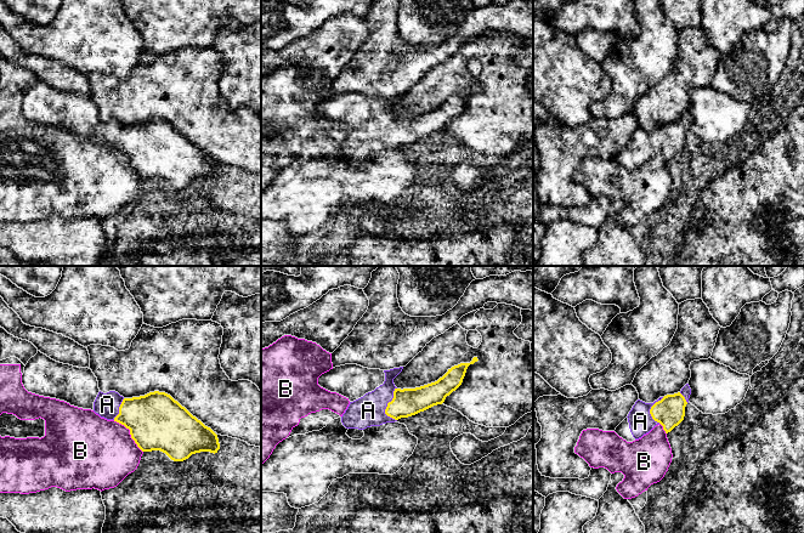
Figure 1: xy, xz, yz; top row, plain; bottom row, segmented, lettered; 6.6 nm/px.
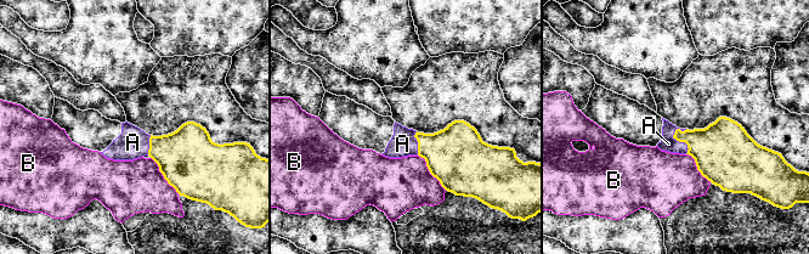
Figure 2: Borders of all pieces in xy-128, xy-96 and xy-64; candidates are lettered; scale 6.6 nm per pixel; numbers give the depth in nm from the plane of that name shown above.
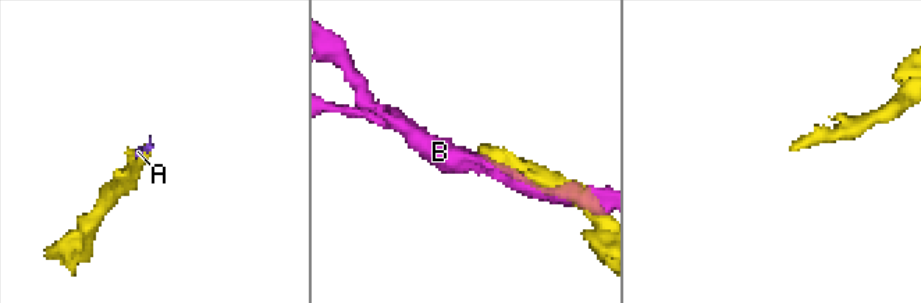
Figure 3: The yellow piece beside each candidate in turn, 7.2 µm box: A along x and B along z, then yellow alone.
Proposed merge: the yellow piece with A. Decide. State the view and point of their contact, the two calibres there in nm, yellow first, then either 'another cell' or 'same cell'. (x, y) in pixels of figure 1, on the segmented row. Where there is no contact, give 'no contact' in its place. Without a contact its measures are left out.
contact xz (388, 406); calibres 190 and 200 nm; same cell

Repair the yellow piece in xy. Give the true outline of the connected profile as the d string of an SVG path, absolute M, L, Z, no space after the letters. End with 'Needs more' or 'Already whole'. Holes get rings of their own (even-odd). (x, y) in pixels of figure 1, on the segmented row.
M40 351L26 364L22 384L28 392L91 409L101 418L124 425L142 452L160 450L174 461L183 461L192 454L215 454L220 449L217 435L165 392L154 391L132 398L124 398L115 391L103 393L91 369L56 362Z. Needs more

